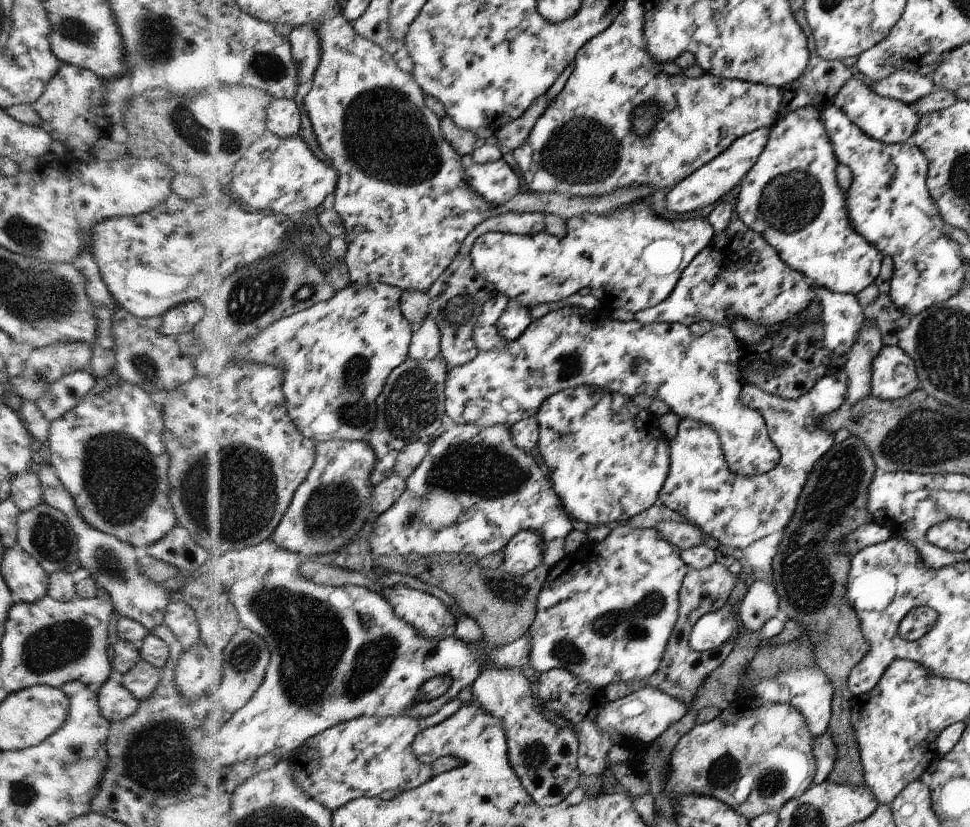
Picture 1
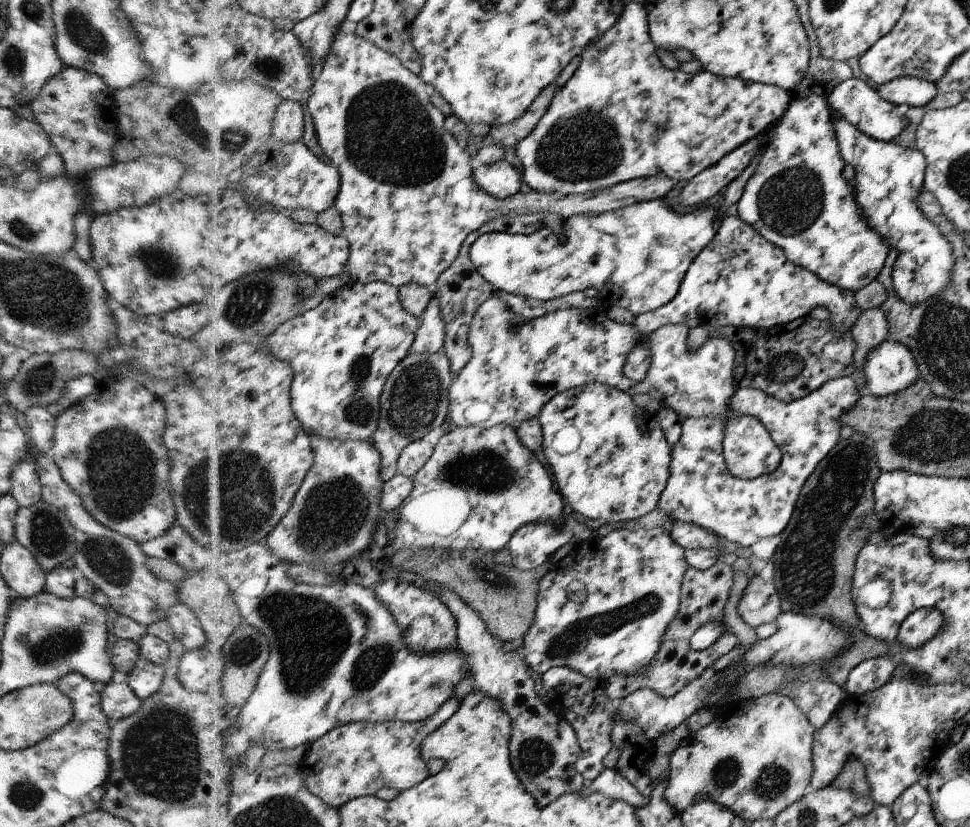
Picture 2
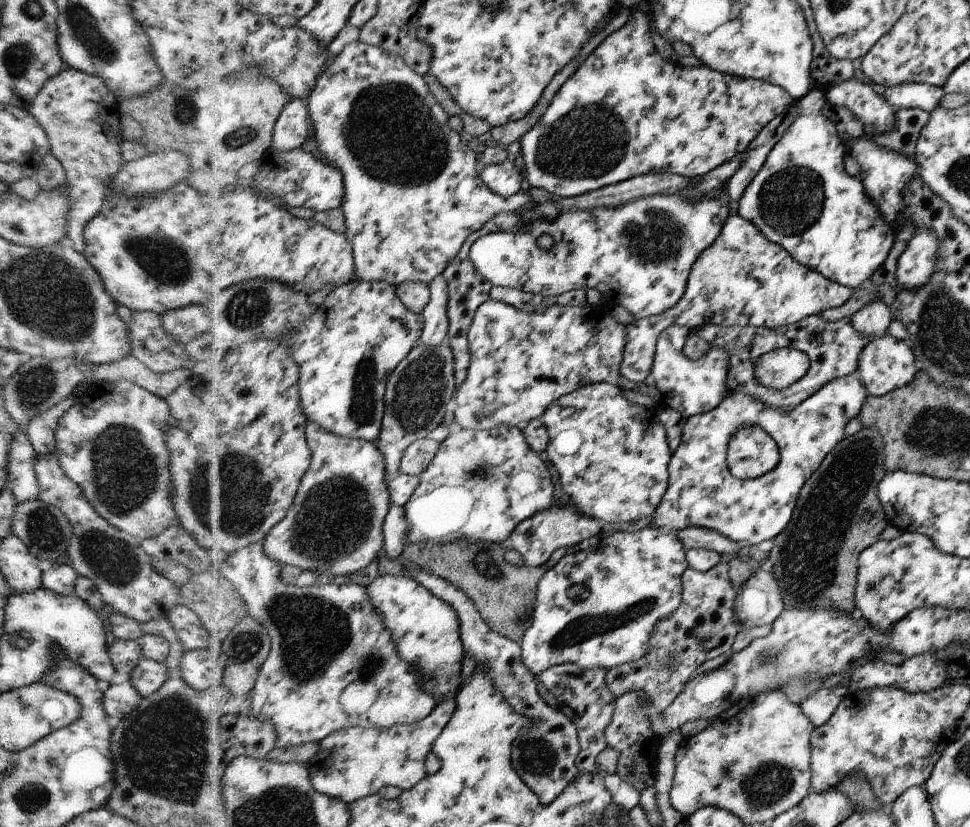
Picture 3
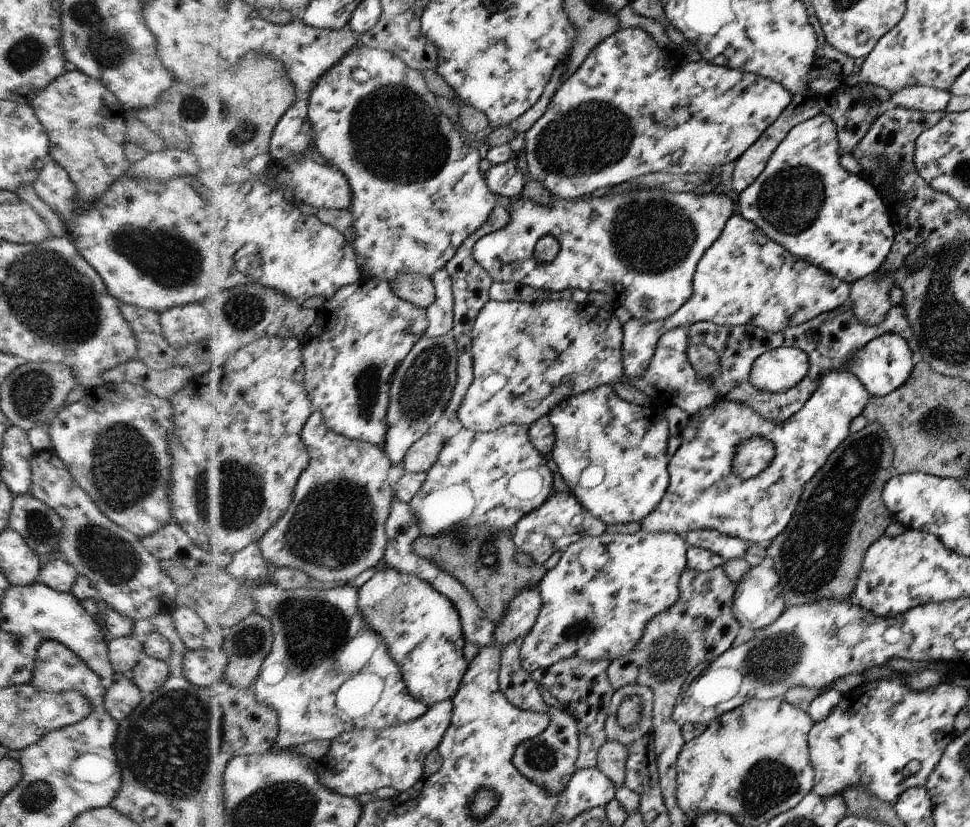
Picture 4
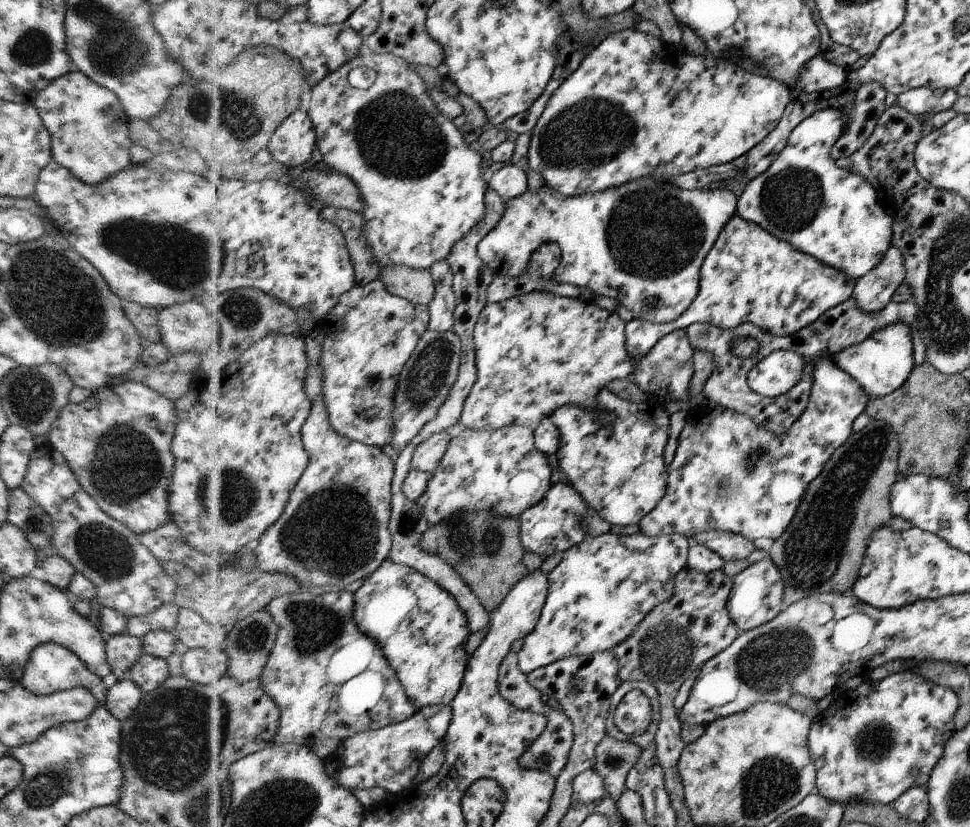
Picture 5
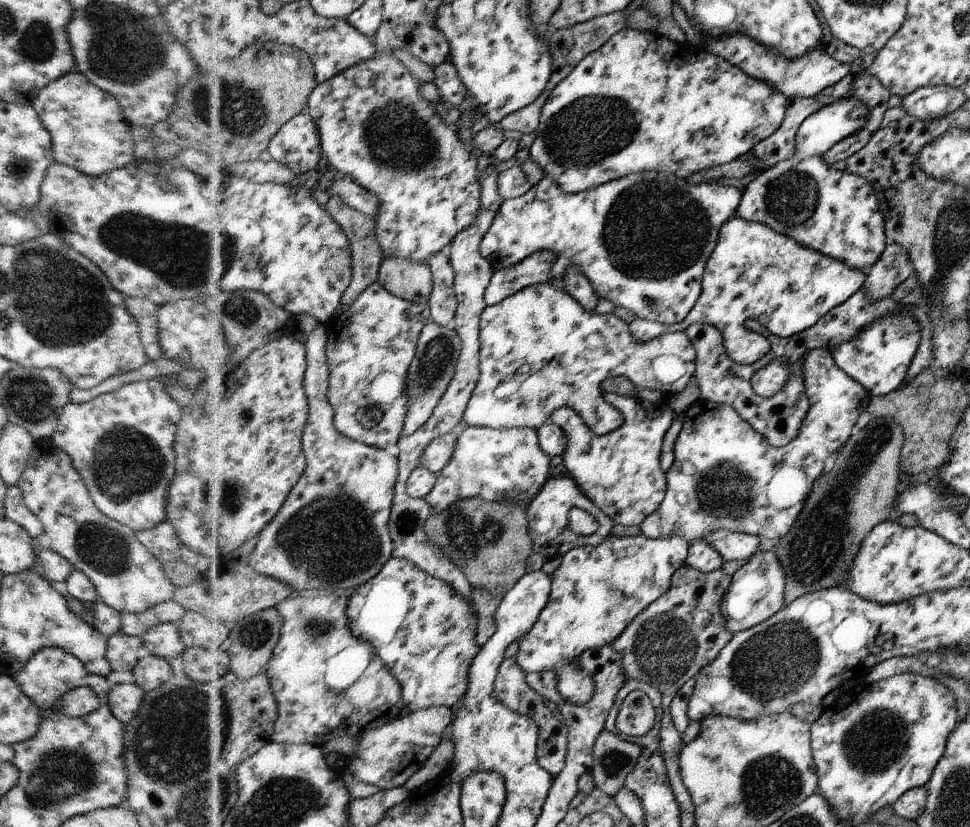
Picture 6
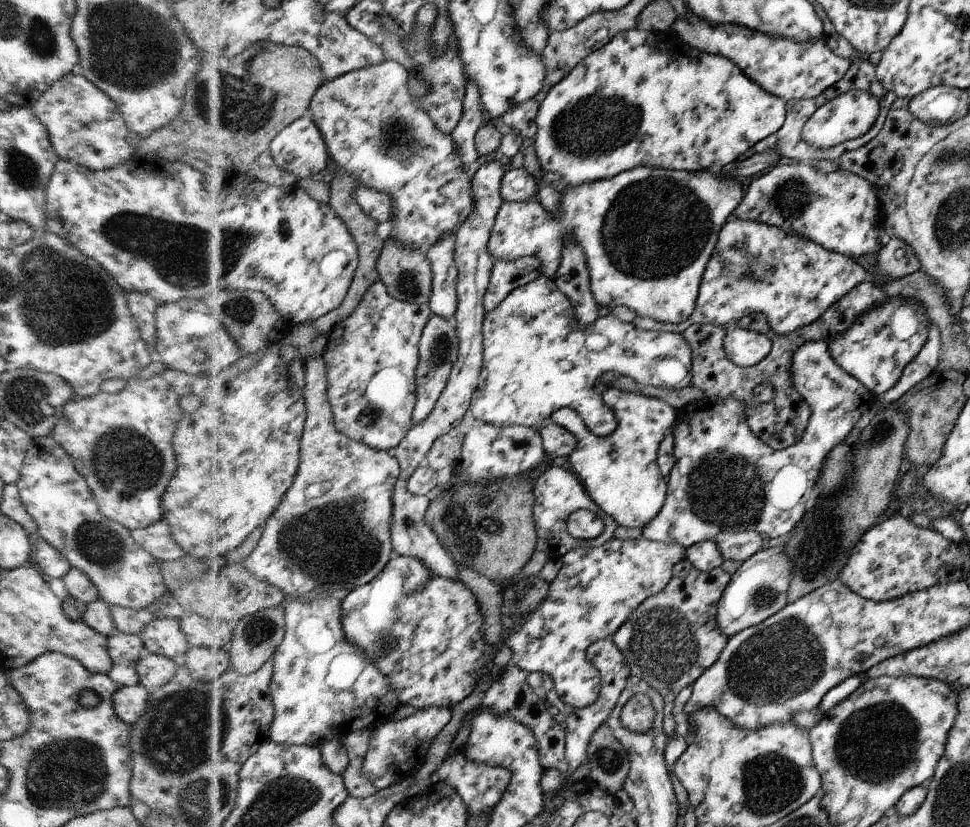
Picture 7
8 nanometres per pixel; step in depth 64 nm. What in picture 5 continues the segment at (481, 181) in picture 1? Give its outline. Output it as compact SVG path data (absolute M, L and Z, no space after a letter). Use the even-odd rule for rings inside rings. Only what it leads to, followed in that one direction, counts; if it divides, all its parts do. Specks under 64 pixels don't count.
M506 164L503 168L494 171L490 176L490 190L505 200L517 198L528 191L526 174L514 164Z

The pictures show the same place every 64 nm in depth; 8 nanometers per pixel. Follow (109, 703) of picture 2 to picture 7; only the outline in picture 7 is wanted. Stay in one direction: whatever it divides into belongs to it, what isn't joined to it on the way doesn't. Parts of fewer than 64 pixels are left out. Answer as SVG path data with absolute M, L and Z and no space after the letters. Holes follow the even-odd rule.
M141 683L136 686L119 688L113 696L116 714L129 725L136 724L146 712L151 692Z

